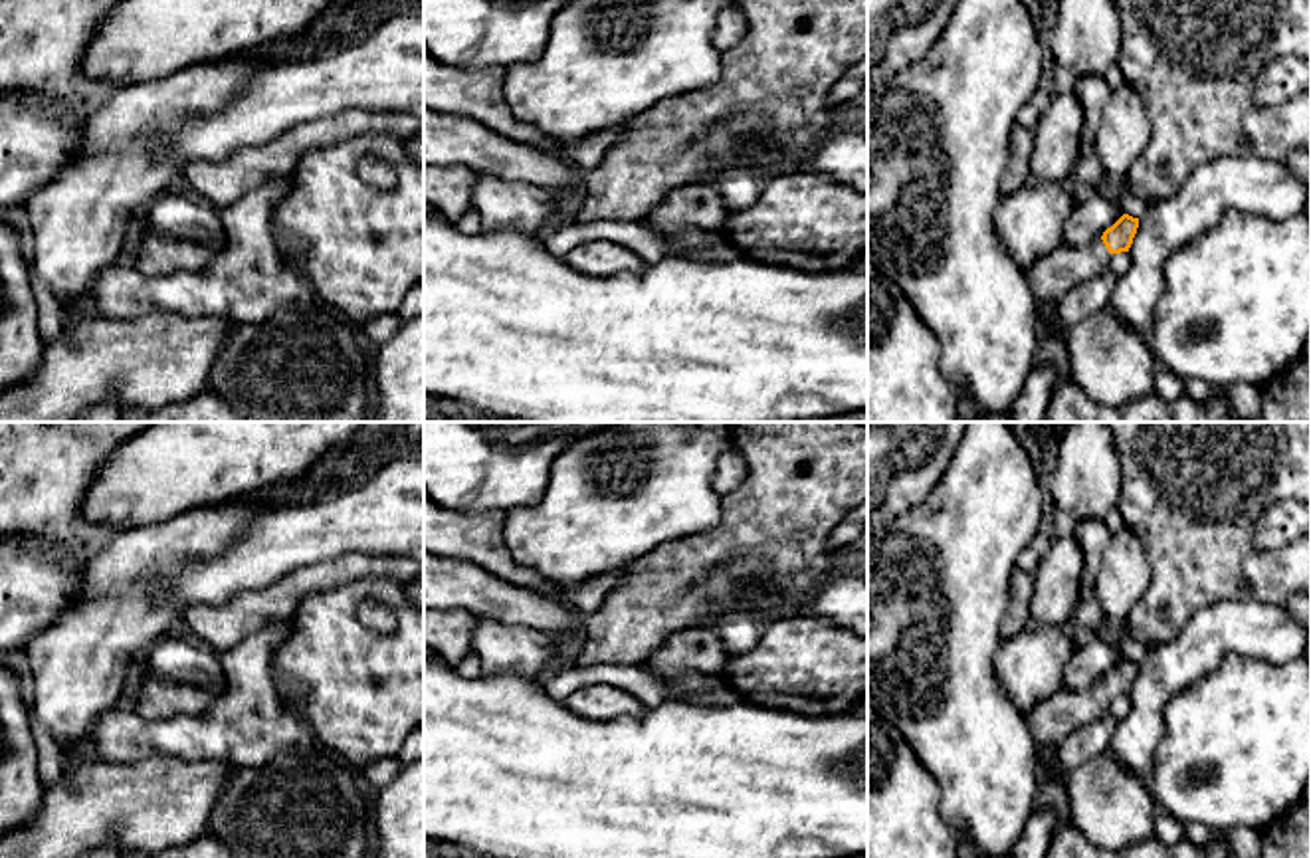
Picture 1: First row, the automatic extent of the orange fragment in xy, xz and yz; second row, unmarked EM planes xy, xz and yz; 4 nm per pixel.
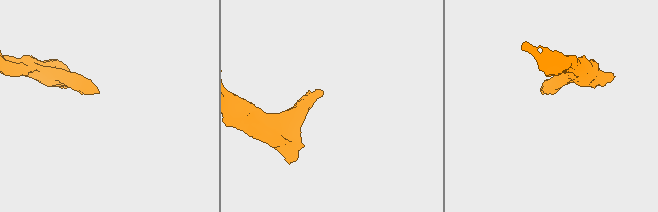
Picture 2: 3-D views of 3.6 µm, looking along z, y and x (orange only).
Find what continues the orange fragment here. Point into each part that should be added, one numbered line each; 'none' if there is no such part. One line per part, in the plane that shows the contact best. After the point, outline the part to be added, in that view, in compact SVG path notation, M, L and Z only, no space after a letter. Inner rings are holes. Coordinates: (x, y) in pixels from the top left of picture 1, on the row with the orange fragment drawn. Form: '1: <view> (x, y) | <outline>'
1: yz (1052, 276) | M1101 238L1079 248L1061 244L1028 268L1026 277L1038 305L1058 309L1059 301L1073 285L1107 271L1109 264L1111 254Z

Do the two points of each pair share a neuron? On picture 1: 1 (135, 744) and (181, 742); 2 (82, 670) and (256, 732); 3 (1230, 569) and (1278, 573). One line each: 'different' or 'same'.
1: same
2: different
3: same

